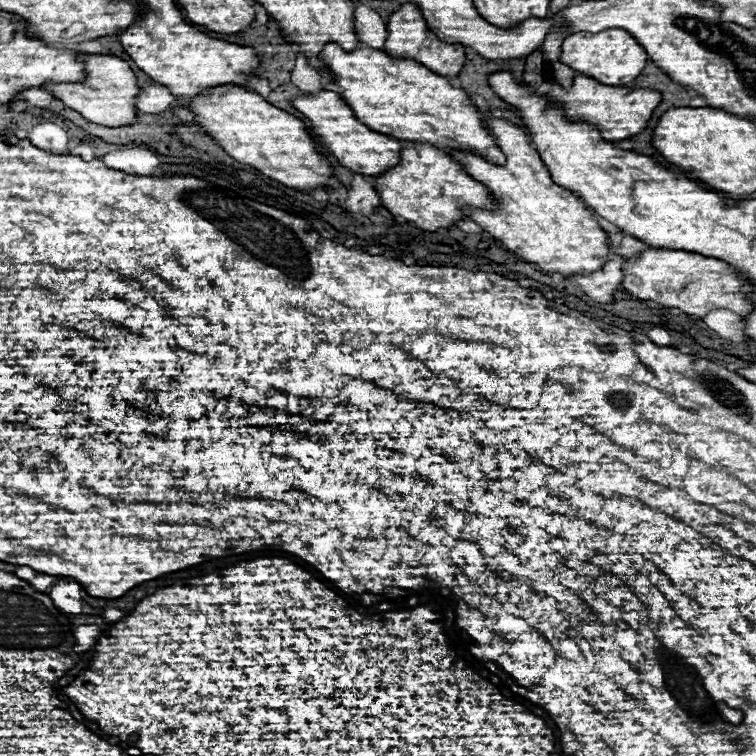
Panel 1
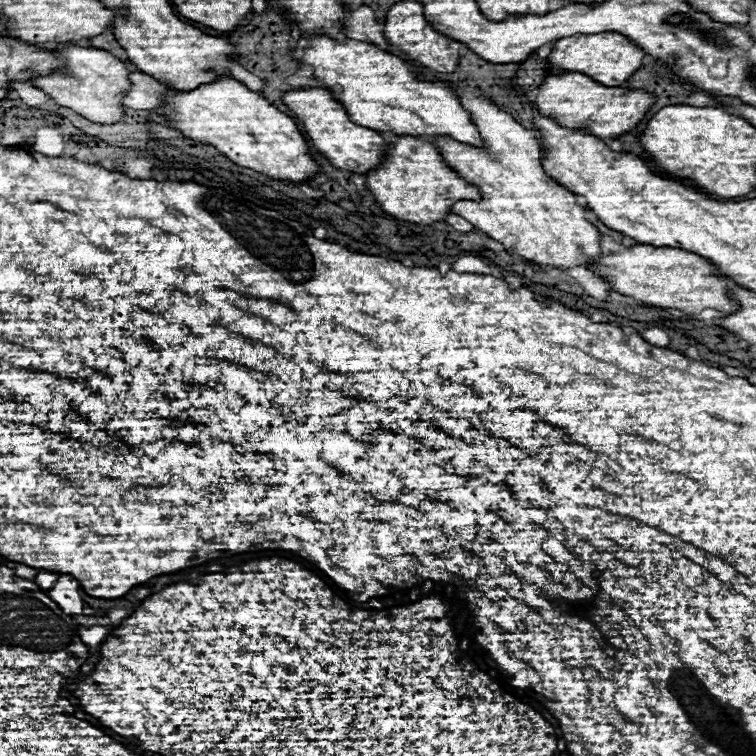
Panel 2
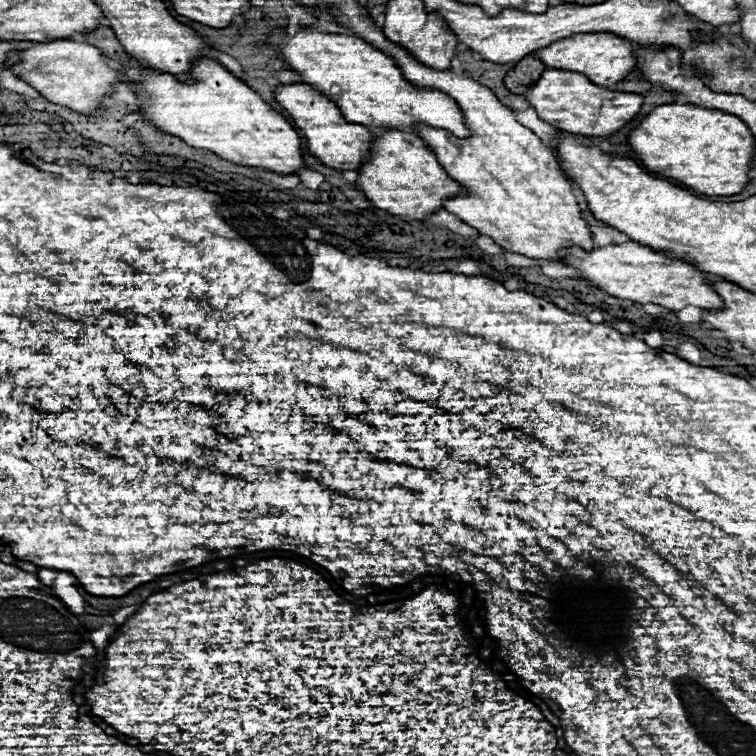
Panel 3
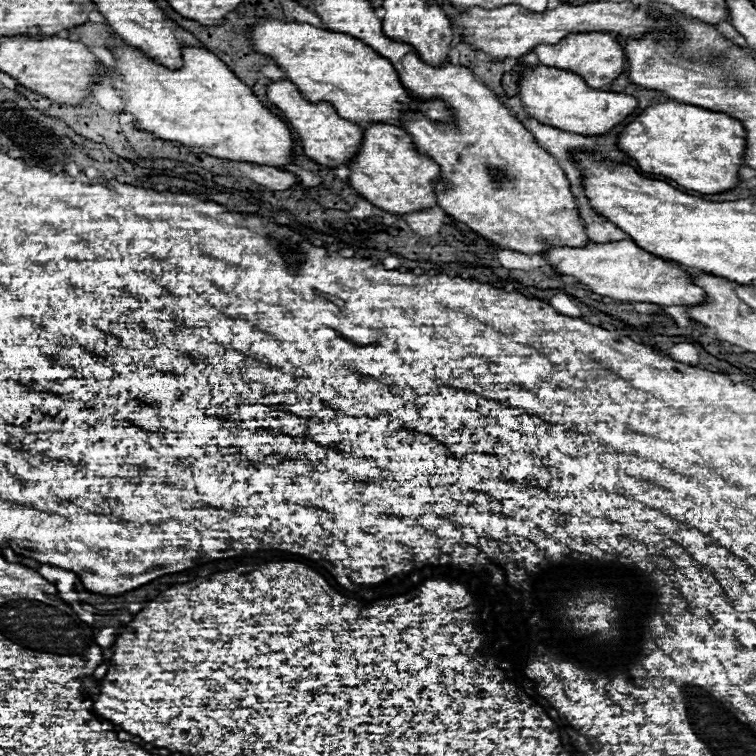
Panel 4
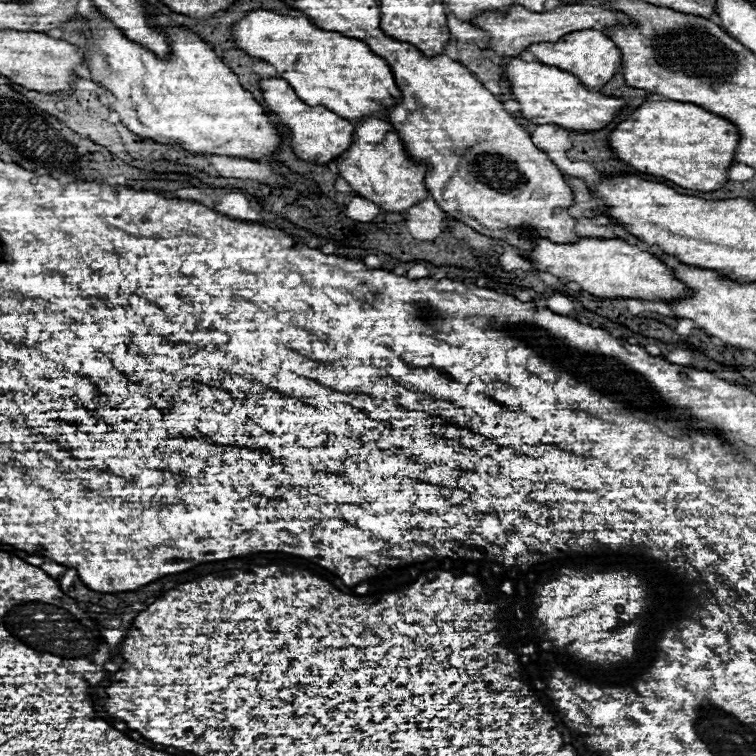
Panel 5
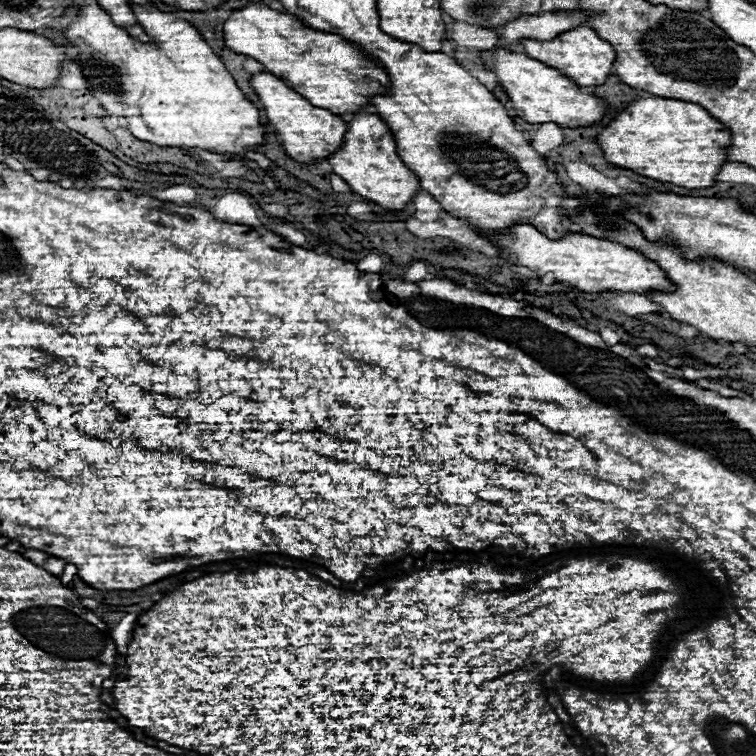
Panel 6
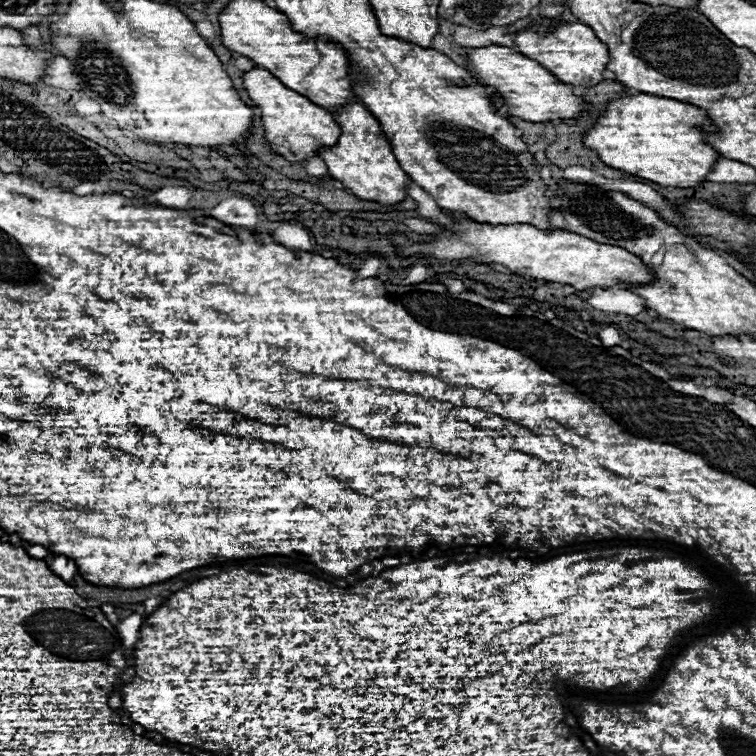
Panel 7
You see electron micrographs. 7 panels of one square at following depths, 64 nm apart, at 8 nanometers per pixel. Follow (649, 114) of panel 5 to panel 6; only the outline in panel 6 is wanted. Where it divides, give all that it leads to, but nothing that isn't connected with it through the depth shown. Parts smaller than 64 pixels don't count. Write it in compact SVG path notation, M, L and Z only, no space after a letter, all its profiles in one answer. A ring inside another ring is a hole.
M638 98L630 102L622 112L618 112L610 124L596 136L596 144L602 148L606 162L632 170L640 176L668 182L682 188L710 188L726 162L726 146L730 144L730 130L714 120L702 106L680 102L672 98Z

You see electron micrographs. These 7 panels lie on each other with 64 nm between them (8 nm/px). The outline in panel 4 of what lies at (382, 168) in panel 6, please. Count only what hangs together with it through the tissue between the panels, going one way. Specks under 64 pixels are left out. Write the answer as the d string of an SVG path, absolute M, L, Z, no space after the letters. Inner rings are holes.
M368 124L364 128L364 138L360 150L346 164L350 168L350 186L374 206L390 214L410 214L414 210L424 210L436 204L436 194L432 182L438 180L438 164L416 152L410 136L390 124Z

